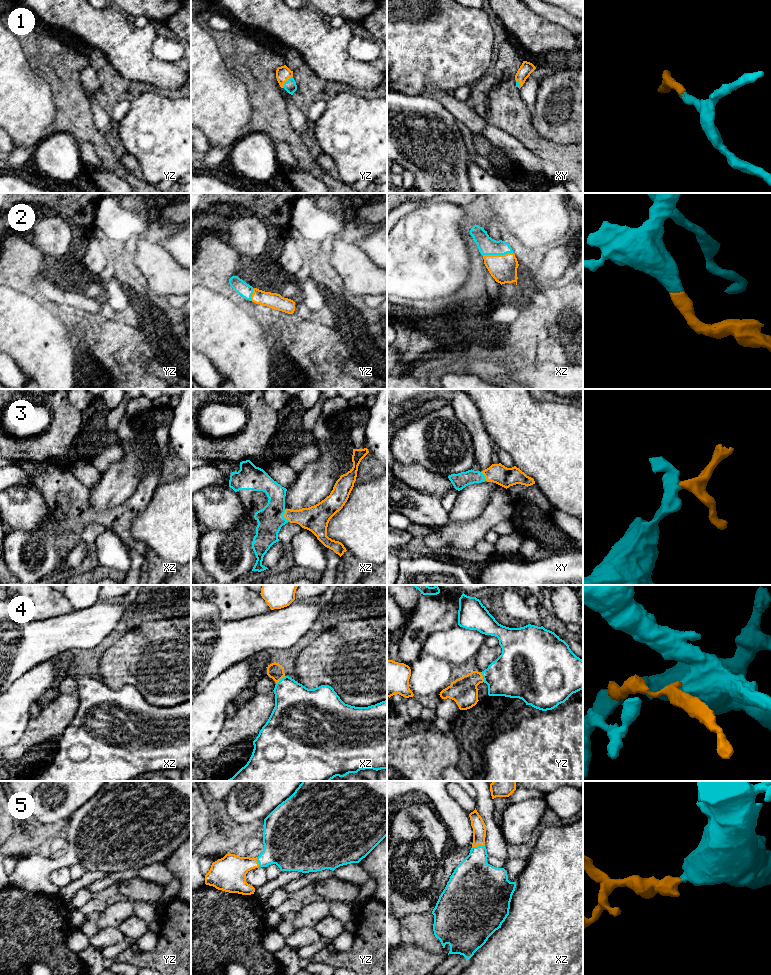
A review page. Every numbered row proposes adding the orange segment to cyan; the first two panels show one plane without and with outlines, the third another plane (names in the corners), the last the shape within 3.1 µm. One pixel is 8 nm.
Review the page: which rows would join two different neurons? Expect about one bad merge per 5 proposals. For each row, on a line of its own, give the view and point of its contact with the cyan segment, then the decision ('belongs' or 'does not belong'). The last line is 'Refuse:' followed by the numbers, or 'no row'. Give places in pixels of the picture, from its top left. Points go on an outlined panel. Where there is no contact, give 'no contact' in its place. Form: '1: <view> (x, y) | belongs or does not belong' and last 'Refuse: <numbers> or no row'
1: yz (287, 81) | belongs
2: xz (497, 254) | belongs
3: xz (282, 516) | belongs
4: yz (483, 677) | belongs
5: xz (479, 845) | belongs
Refuse: no row

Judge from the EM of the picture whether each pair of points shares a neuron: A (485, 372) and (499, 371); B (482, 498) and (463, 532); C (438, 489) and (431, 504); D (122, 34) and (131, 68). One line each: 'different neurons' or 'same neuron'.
A: same neuron
B: different neurons
C: different neurons
D: same neuron

